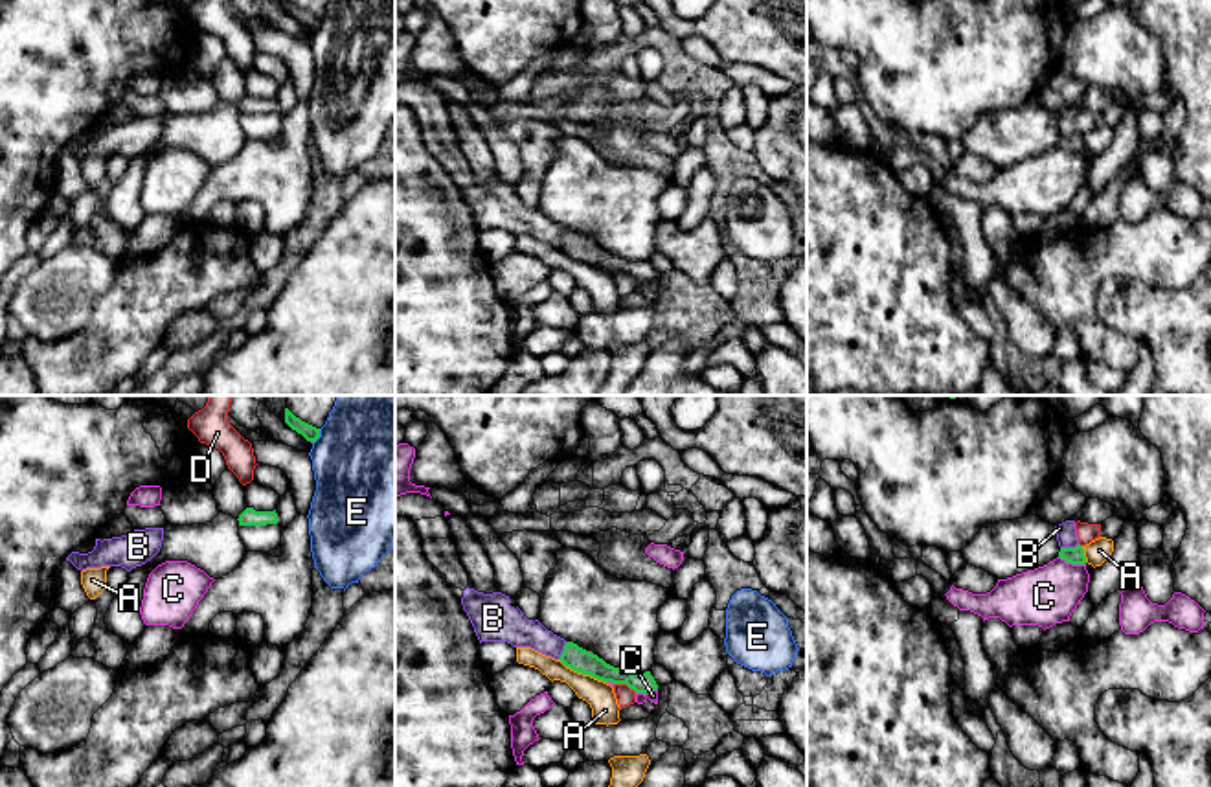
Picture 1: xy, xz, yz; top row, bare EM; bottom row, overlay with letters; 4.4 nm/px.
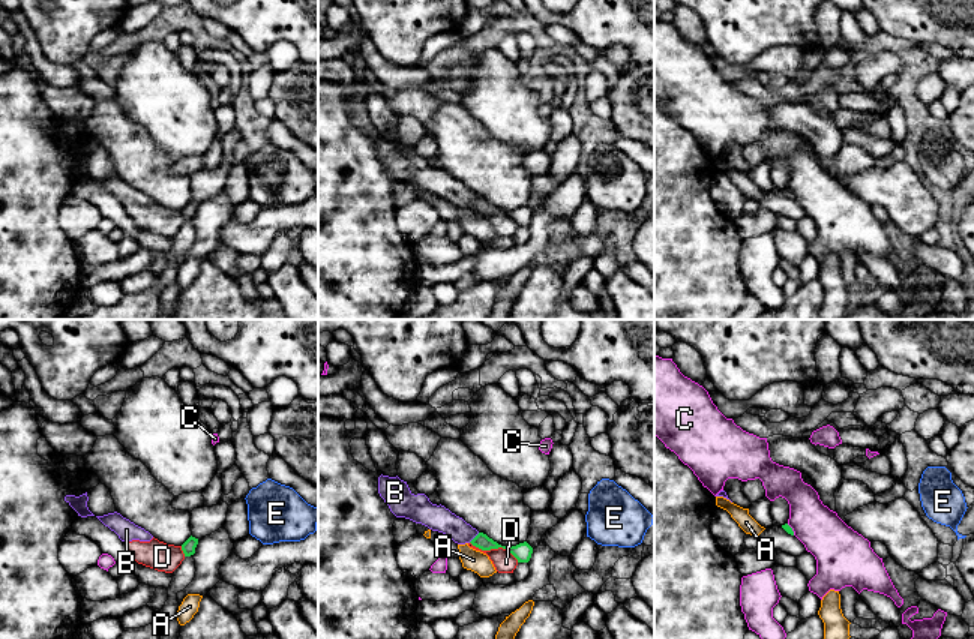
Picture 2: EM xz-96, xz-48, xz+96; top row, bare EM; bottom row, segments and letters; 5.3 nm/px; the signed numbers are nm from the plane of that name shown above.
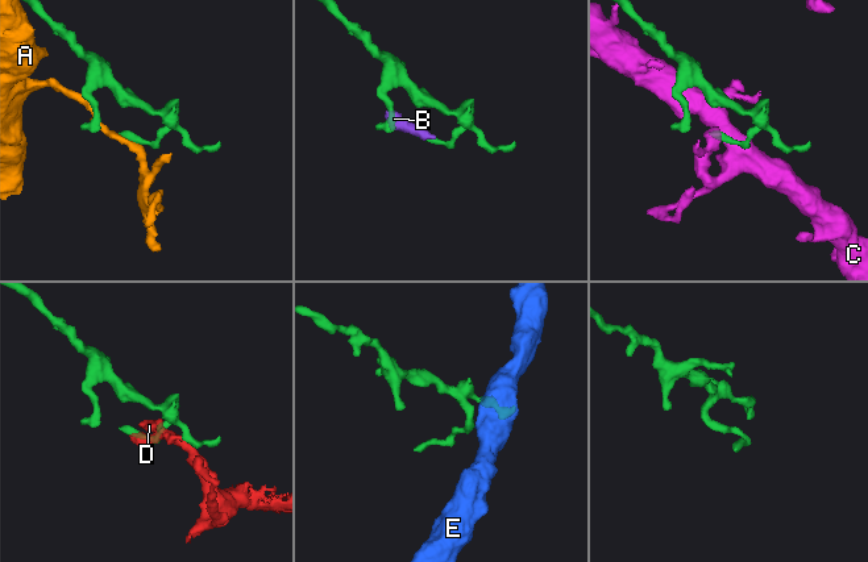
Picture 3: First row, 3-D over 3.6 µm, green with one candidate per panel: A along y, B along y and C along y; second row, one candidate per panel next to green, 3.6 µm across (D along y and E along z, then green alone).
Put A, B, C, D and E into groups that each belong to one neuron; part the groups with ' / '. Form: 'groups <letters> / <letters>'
groups A / B D / C / E

